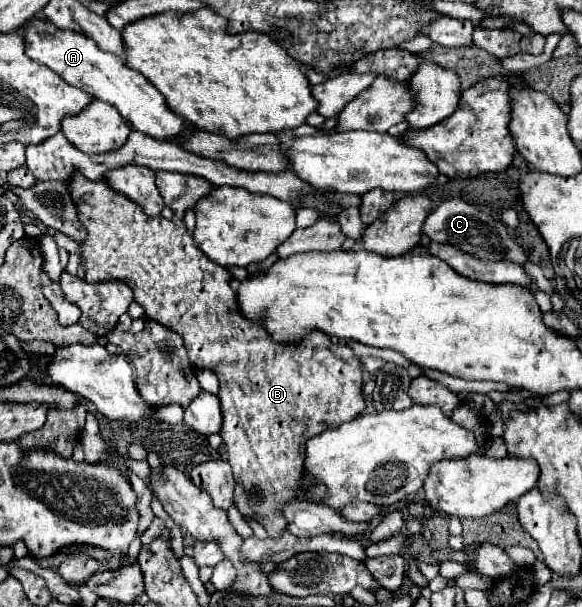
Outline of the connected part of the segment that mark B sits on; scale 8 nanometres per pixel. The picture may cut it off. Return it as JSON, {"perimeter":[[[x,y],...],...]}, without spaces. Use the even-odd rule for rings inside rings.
{"perimeter":[[[79,171],[67,181],[71,199],[77,205],[79,221],[87,229],[87,237],[81,243],[81,265],[85,267],[87,281],[107,281],[125,279],[135,293],[135,301],[145,309],[149,319],[175,329],[187,349],[189,359],[199,369],[215,371],[219,379],[221,411],[223,411],[223,447],[221,457],[231,463],[235,477],[235,507],[241,515],[259,517],[259,523],[267,529],[271,537],[279,537],[285,531],[287,521],[279,513],[279,505],[293,499],[303,473],[305,441],[325,429],[337,427],[345,421],[355,419],[365,409],[361,395],[363,373],[361,361],[345,345],[345,341],[333,341],[325,333],[311,331],[303,341],[275,341],[271,333],[263,329],[259,321],[247,319],[239,305],[237,293],[231,289],[231,273],[221,265],[211,263],[207,271],[207,257],[195,247],[191,235],[185,231],[183,223],[173,223],[159,217],[149,217],[145,211],[133,203],[123,193],[111,189],[107,181],[91,181]]]}

